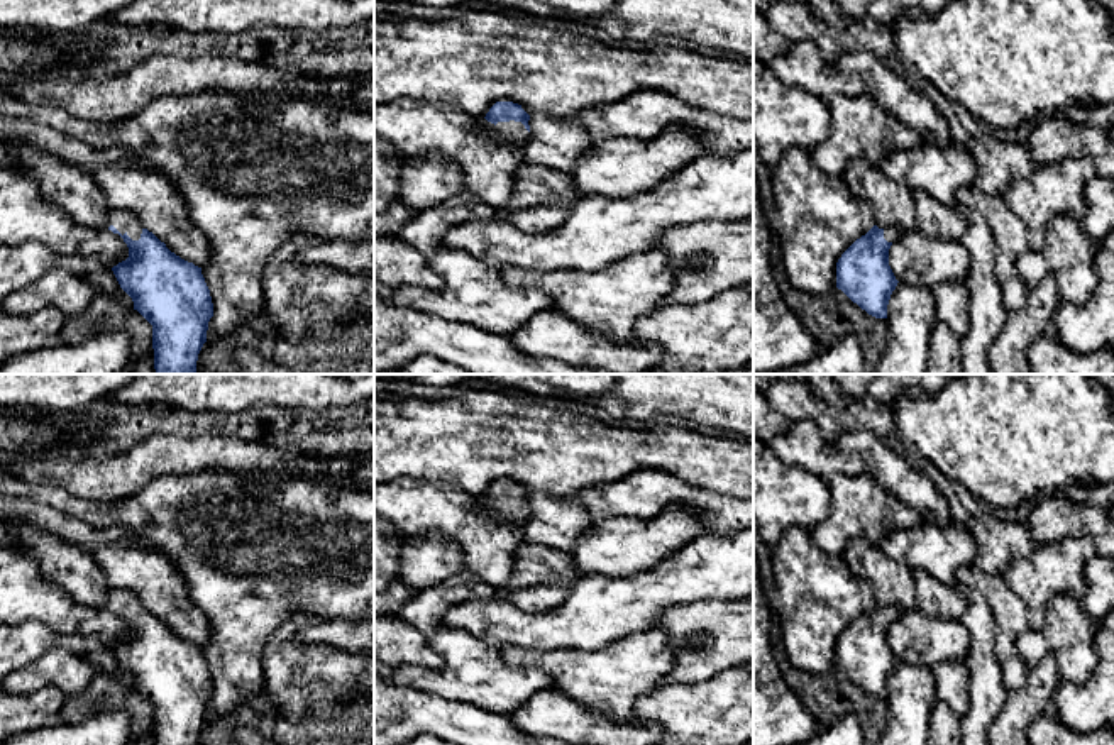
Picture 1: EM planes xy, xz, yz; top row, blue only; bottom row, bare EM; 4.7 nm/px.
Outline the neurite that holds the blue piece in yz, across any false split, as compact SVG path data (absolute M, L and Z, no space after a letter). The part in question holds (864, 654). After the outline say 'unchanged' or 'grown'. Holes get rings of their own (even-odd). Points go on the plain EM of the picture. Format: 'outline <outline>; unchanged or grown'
outline M874 604L836 642L836 667L875 698L887 698L887 684L897 659L889 645L889 628L902 611Z; grown

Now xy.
outline M17 518L0 525L24 537L46 581L80 604L108 608L129 626L129 637L112 647L120 667L152 704L154 745L196 745L213 696L201 647L171 632L132 591L115 589L83 547Z; grown

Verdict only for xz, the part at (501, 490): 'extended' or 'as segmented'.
extended

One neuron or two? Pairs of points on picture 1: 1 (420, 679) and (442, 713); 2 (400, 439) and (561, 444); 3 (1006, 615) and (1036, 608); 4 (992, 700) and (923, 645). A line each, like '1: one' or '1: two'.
1: two
2: one
3: two
4: two

